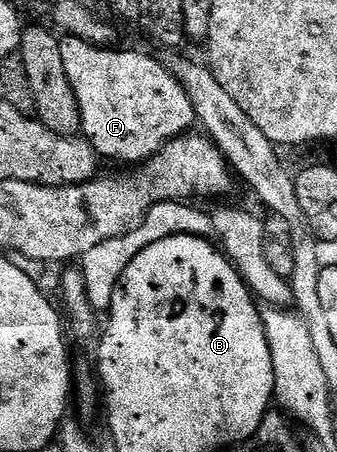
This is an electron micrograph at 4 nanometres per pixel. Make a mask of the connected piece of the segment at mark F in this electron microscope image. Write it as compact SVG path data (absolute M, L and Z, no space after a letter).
M66 35L59 37L59 46L61 47L61 59L65 62L65 75L69 75L69 83L77 95L77 103L79 104L81 119L83 120L83 128L81 130L82 136L92 145L92 147L94 147L100 158L107 159L107 157L112 157L115 161L146 163L151 160L154 153L161 152L174 137L184 136L184 134L196 124L193 103L189 103L189 95L185 95L181 83L177 83L177 79L173 74L163 66L162 60L155 58L154 61L147 53L130 53L127 49L119 49L120 47L100 47L98 45L91 45L80 37L68 37Z

